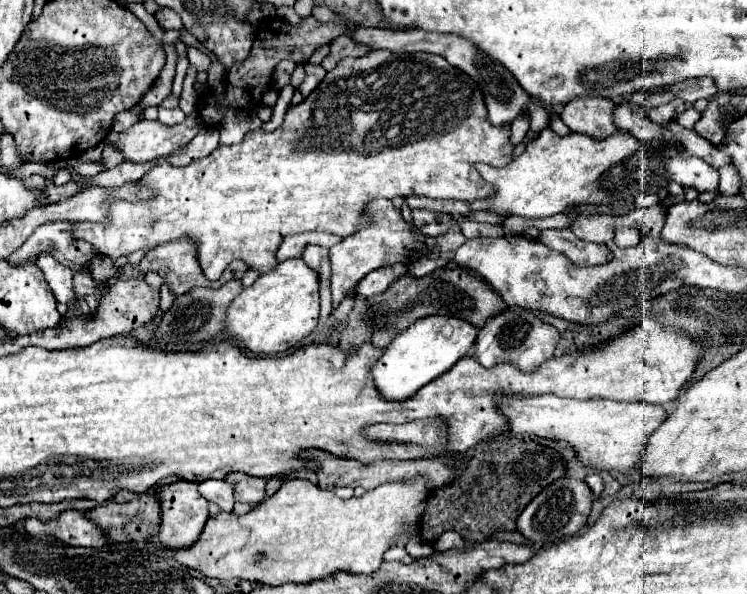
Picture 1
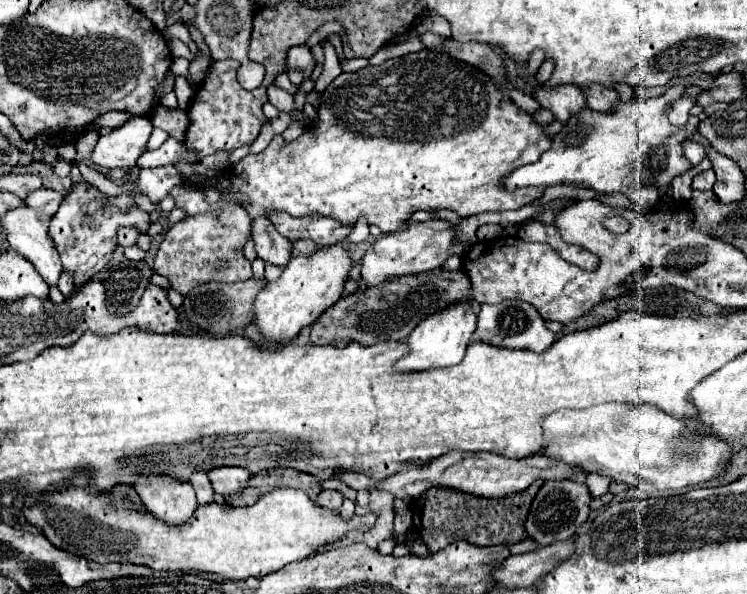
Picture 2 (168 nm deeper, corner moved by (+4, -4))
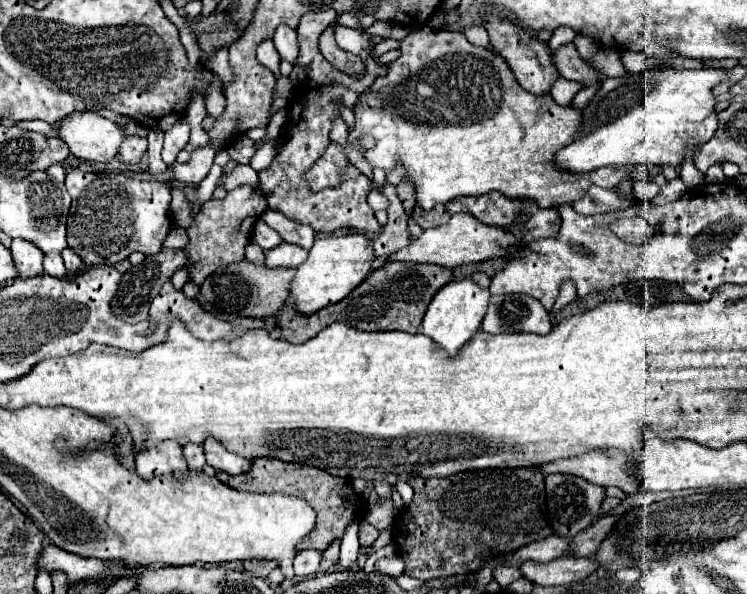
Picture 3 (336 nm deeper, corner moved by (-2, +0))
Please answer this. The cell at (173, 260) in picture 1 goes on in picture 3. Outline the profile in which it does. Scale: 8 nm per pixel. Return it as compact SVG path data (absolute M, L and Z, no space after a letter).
M240 186L236 190L230 190L224 200L212 198L204 202L200 210L194 214L192 226L186 230L188 244L182 248L184 254L188 256L184 268L188 272L190 282L200 286L206 280L206 276L210 276L220 266L238 264L246 260L246 244L250 242L252 228L264 210L266 210L264 194L258 188L250 188L250 186Z

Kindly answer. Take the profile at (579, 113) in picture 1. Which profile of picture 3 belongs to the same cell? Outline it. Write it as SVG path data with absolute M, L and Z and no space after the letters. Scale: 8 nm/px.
M486 14L484 16L486 20L486 30L490 34L490 40L492 40L492 46L502 54L502 58L508 62L508 66L512 68L518 84L532 92L532 94L548 94L552 90L552 84L560 78L558 74L558 68L554 66L554 60L552 60L552 54L548 50L548 46L544 42L540 42L538 38L530 36L528 32L520 30L518 26L510 24L508 20L500 20L498 16L490 16Z

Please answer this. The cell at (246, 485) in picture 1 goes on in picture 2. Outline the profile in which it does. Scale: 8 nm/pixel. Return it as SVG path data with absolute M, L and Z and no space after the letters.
M220 466L216 470L208 472L208 478L214 486L214 492L220 496L236 494L248 484L248 470L236 468L236 466Z

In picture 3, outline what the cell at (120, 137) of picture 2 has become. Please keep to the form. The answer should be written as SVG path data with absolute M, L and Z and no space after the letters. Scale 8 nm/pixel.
M74 112L62 122L60 138L70 146L70 154L88 162L110 162L126 138L124 128L96 112Z

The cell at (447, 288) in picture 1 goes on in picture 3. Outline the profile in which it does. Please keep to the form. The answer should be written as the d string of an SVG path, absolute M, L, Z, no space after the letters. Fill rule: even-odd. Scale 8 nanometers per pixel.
M388 262L382 268L374 270L358 288L354 288L344 300L338 304L326 306L316 314L302 316L296 312L292 304L284 304L278 314L278 328L282 338L298 344L314 338L320 330L330 326L332 322L344 322L352 328L366 332L382 332L382 330L400 330L408 334L416 334L422 316L434 298L434 294L454 280L454 272L450 268L434 266L434 264L414 264L414 262ZM376 312L376 316L374 316ZM388 322L388 324L386 324ZM386 324L386 326L384 326Z

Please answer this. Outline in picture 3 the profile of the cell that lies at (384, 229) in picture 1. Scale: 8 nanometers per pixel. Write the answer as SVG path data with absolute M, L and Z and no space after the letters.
M466 212L454 214L448 224L442 224L438 228L428 228L424 230L418 238L412 238L412 242L398 252L386 256L386 262L390 260L400 260L400 262L426 262L426 264L438 264L446 268L458 268L462 264L474 264L474 262L484 262L490 258L502 258L510 254L510 250L516 246L516 238L496 226L488 226L482 222L476 222Z

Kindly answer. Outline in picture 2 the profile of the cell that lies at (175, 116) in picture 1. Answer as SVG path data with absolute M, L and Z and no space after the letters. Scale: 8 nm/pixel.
M154 128L152 134L150 134L150 138L148 138L148 142L146 142L146 150L156 150L158 146L162 146L162 142L164 142L168 136L170 136L170 134L164 132L162 128Z

